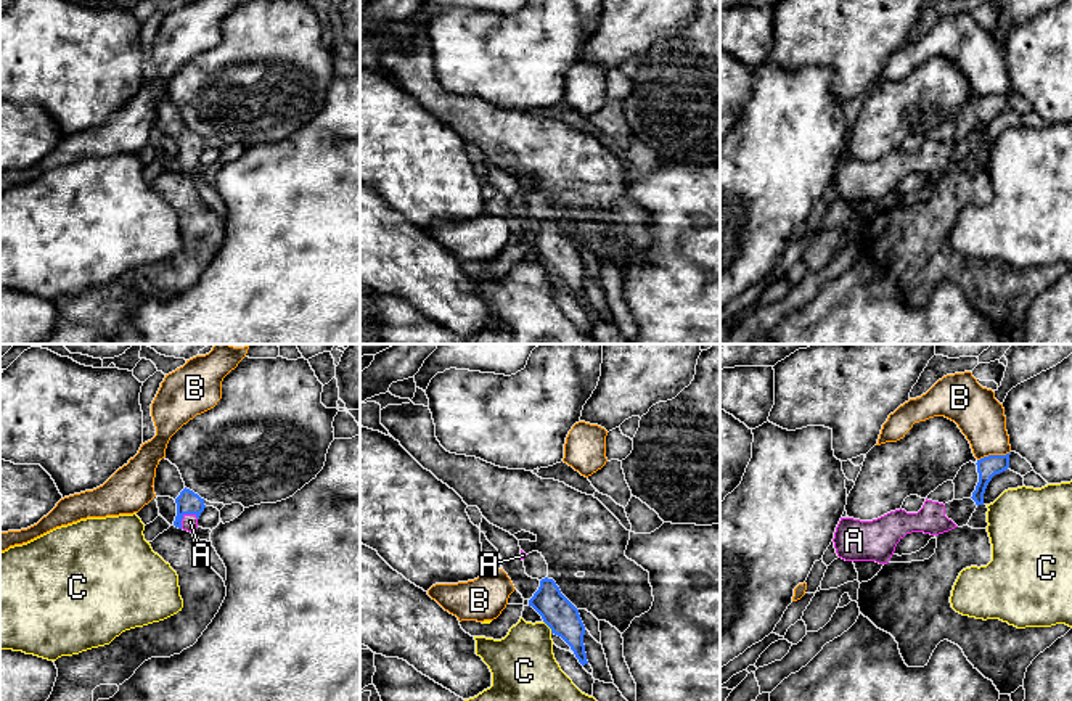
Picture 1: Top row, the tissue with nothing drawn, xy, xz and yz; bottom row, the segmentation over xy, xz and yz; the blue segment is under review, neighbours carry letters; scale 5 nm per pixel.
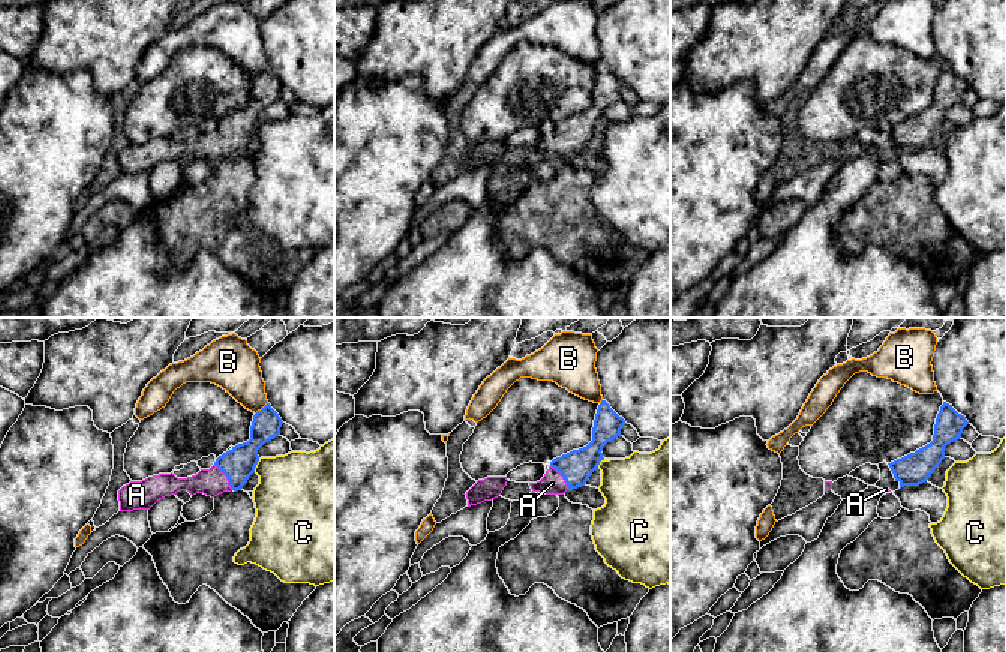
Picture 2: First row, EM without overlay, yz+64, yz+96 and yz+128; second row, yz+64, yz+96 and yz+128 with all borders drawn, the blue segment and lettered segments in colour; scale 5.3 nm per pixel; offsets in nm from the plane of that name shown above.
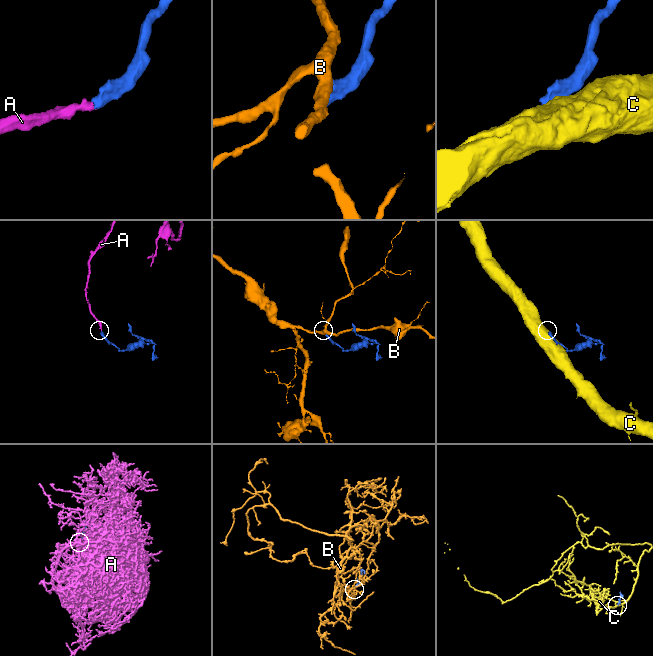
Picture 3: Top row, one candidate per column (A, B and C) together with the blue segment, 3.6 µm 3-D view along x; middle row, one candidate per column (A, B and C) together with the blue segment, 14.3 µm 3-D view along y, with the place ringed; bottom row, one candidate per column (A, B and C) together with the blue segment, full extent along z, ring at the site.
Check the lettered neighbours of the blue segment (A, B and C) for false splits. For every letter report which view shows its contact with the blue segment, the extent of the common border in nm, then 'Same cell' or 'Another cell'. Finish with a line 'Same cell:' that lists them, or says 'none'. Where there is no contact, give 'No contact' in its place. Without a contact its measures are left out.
A: Touches blue in xy. Shared border 110 nm. Same cell
B: Touches blue in yz. Shared border 180 nm. Another cell
C: Touches blue in xz. Shared border 80 nm. Another cell
Same cell: A

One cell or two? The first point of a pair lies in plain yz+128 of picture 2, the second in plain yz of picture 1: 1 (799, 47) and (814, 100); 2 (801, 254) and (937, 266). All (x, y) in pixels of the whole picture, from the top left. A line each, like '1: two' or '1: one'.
1: two
2: two

